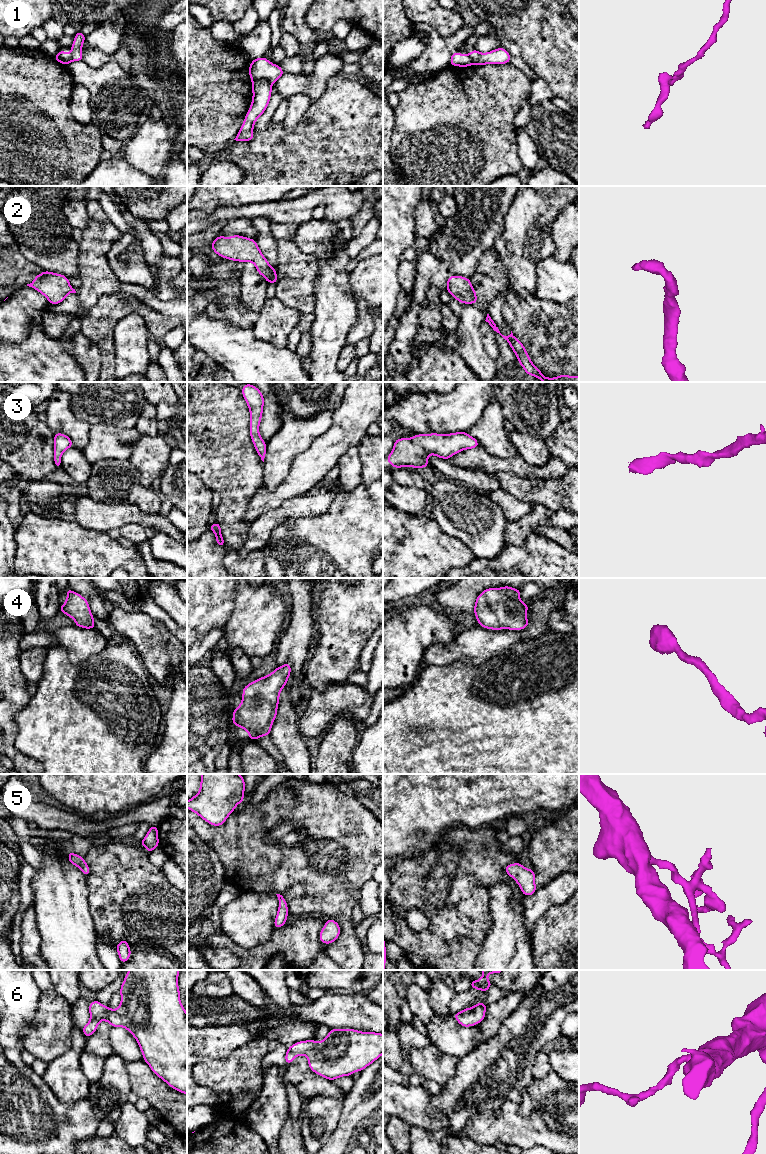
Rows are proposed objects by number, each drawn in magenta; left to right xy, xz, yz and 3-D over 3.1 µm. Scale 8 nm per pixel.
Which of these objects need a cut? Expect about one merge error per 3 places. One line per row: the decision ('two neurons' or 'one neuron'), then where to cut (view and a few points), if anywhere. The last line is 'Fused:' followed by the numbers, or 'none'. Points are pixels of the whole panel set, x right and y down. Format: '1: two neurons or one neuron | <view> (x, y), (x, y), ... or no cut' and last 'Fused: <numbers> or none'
1: two neurons | xy (57, 54), (65, 62), (71, 60)
2: one neuron | no cut
3: one neuron | no cut
4: one neuron | no cut
5: one neuron | no cut
6: one neuron | no cut
Fused: 1

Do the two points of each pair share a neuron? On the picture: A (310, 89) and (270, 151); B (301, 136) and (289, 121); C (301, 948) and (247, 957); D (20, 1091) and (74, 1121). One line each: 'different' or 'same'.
A: different
B: different
C: same
D: same

